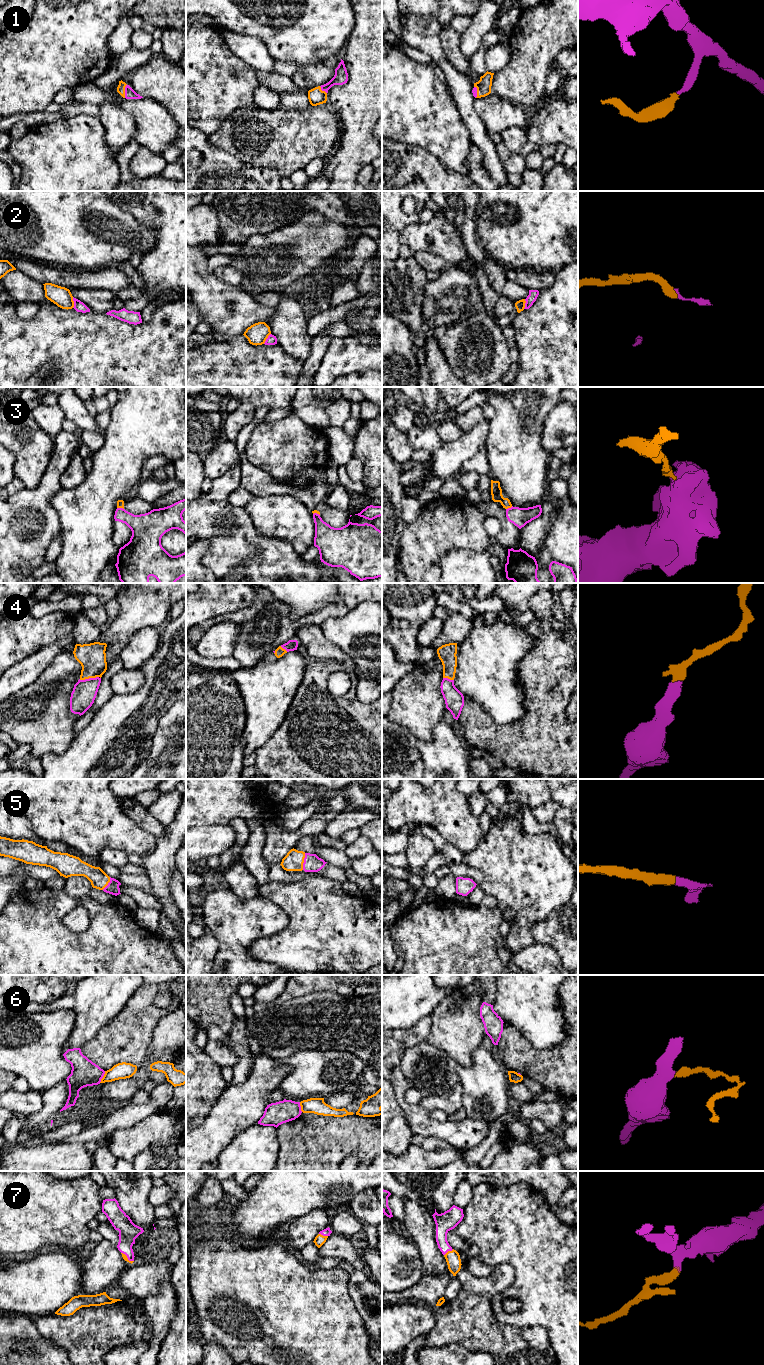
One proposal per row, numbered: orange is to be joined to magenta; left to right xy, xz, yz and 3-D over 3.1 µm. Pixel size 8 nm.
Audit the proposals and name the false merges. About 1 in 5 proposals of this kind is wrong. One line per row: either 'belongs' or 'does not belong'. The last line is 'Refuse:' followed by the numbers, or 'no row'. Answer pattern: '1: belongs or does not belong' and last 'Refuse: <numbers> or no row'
1: belongs
2: does not belong
3: does not belong
4: belongs
5: belongs
6: does not belong
7: belongs
Refuse: 2, 3, 6

